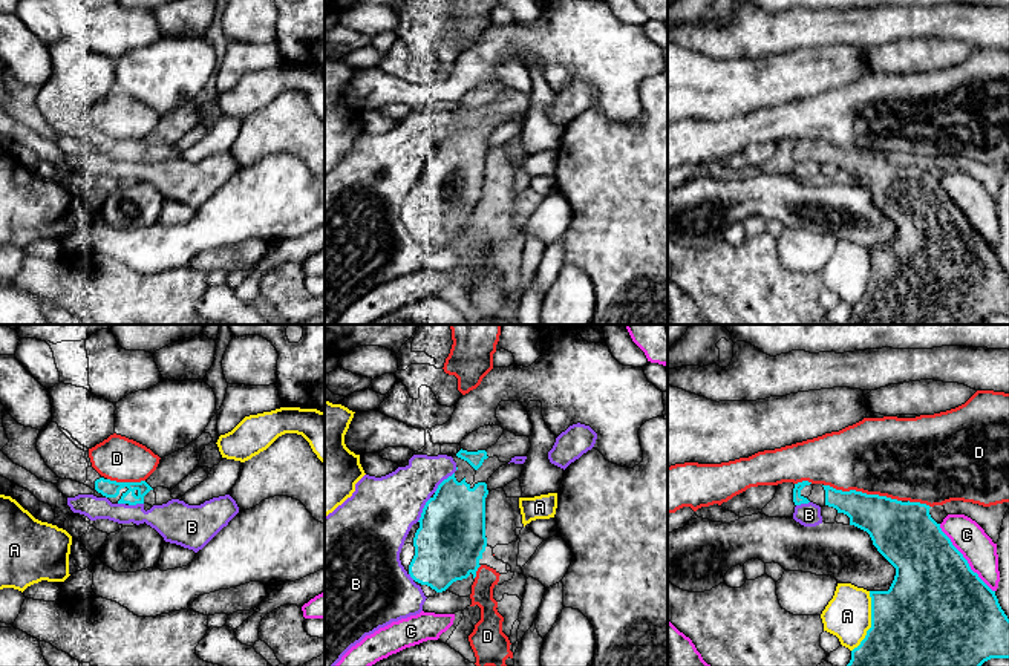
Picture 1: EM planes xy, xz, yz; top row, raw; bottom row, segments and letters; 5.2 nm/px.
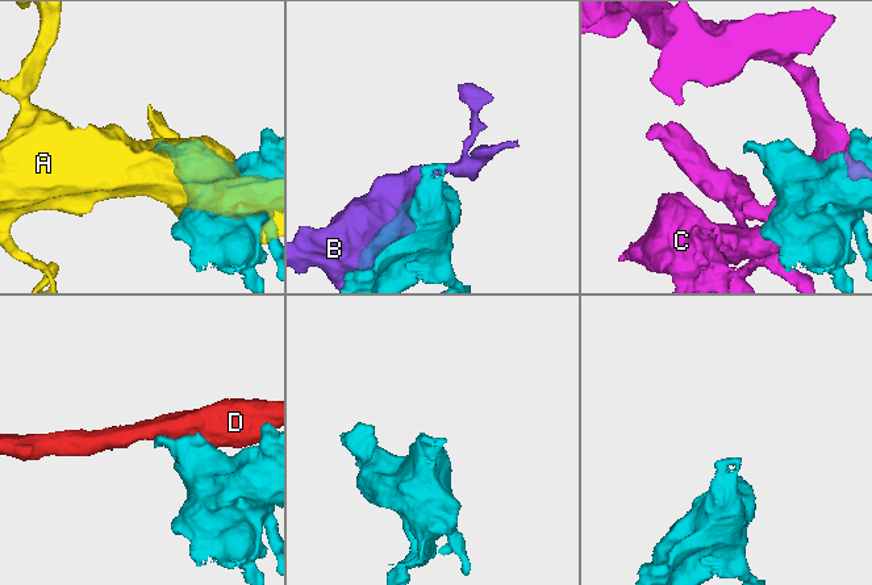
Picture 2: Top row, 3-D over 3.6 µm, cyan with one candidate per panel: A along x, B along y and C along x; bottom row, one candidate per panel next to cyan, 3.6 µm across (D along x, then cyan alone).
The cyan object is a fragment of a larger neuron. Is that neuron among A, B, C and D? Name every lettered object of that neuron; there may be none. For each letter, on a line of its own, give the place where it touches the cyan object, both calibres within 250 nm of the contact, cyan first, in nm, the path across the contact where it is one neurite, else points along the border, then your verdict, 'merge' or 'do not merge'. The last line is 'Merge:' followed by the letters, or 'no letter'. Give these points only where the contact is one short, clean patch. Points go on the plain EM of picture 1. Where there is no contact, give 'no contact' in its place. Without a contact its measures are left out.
A: meets cyan in yz at (871, 279); 500 nm thick on the cyan side, 240 nm on the other; do not merge
B: meets cyan in xz at (423, 167); 360 nm thick on the cyan side, 360 nm on the other; do not merge
C: meets cyan in yz at (963, 215); 460 nm thick on the cyan side, 170 nm on the other; do not merge
D: meets cyan in yz at (861, 149); 280 nm thick on the cyan side, 420 nm on the other; do not merge
Merge: no letter

